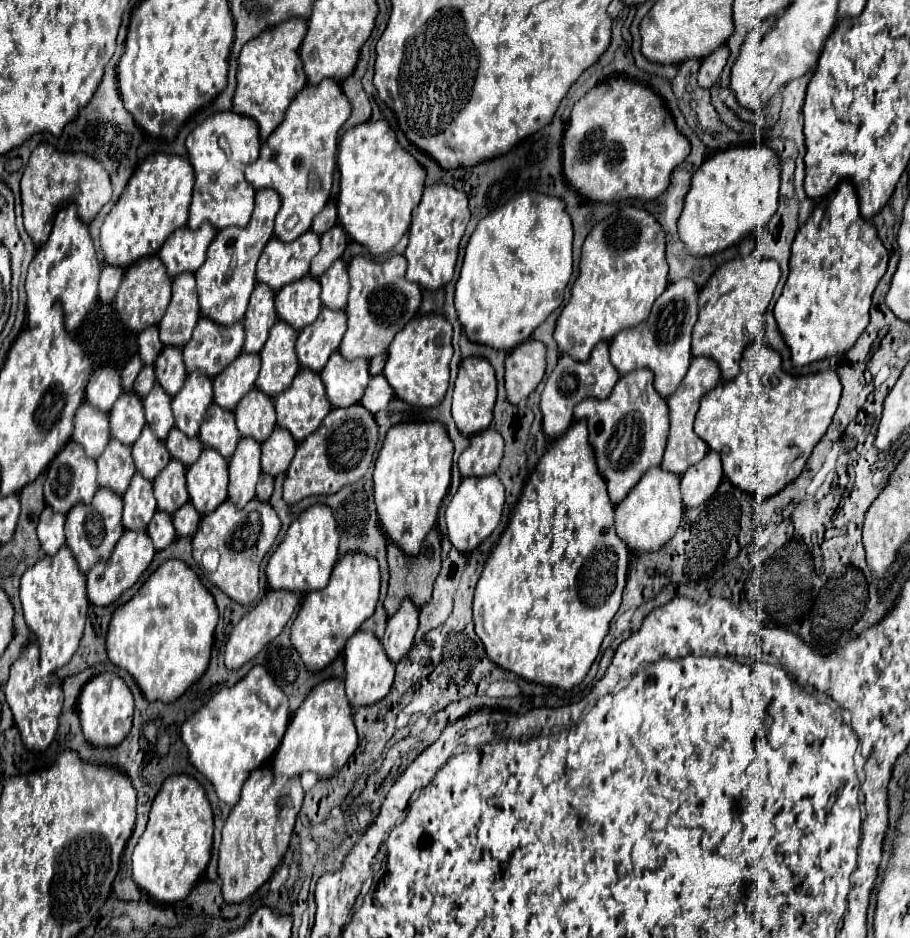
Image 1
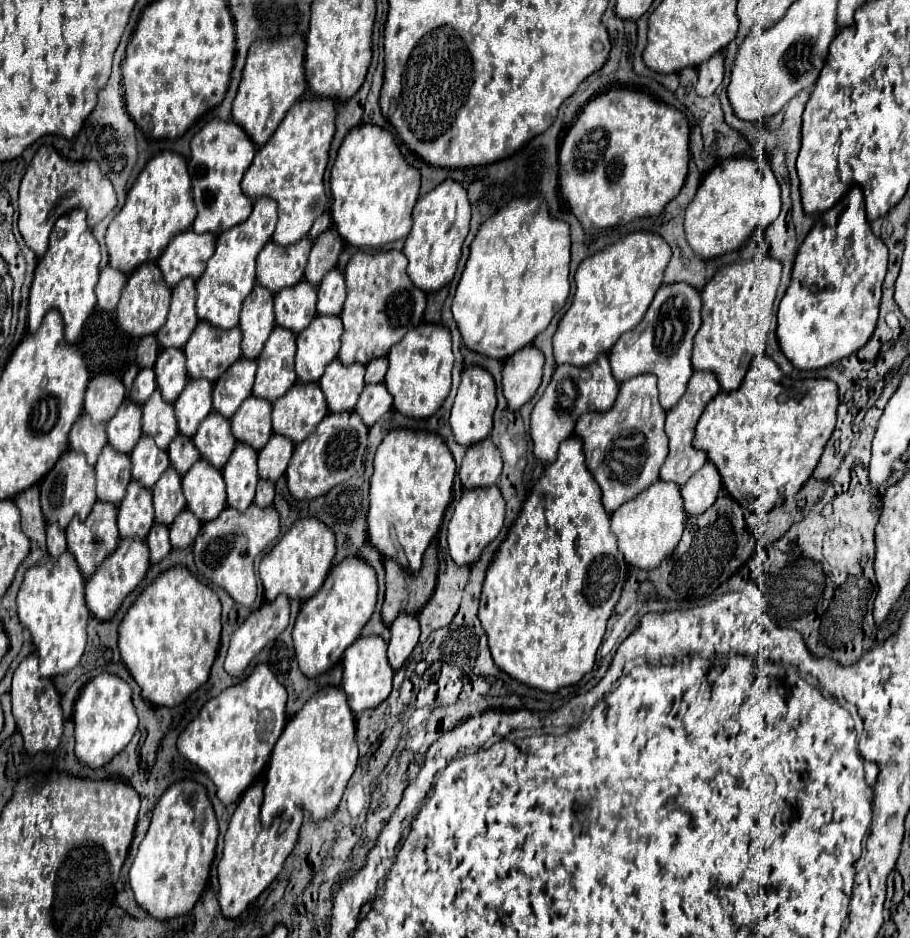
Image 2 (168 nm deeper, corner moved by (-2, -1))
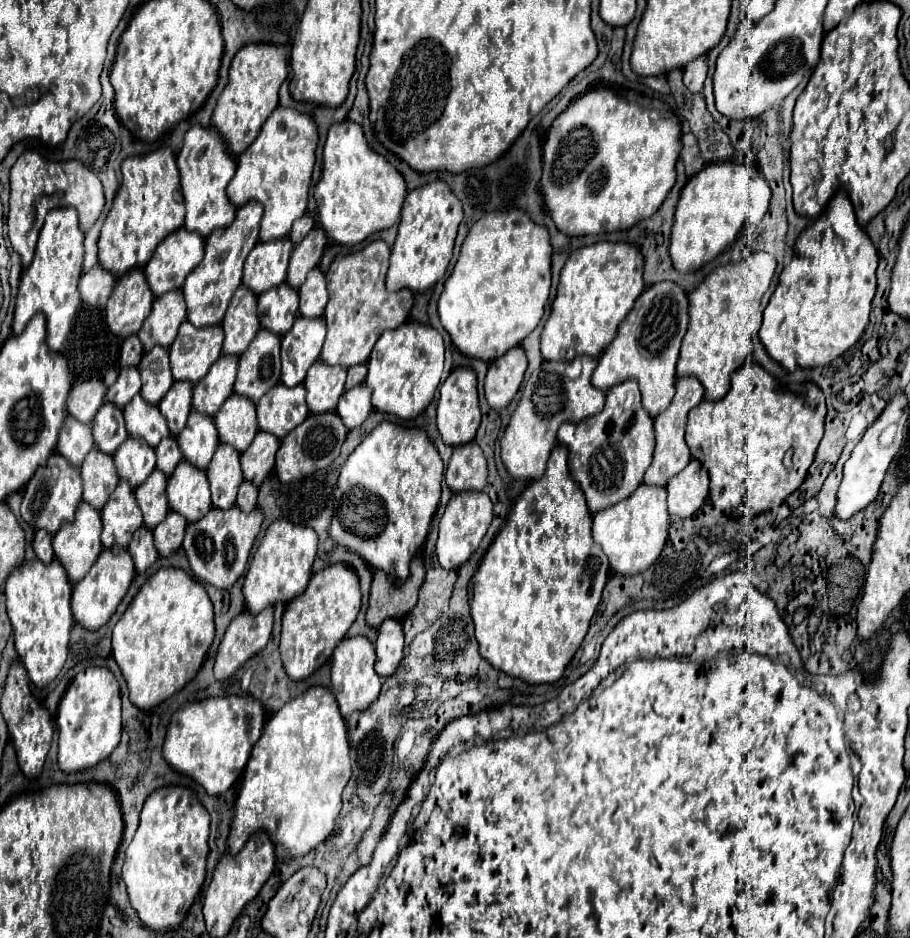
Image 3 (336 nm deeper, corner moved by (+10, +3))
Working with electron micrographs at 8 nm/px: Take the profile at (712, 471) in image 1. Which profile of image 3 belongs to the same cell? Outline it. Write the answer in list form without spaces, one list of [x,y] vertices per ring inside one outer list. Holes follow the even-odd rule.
[[[697,459],[677,473],[667,483],[667,507],[671,517],[691,517],[705,501],[709,493],[709,475]]]

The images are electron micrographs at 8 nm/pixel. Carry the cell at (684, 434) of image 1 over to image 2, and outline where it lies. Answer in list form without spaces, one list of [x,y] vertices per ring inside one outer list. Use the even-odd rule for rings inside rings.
[[[693,371],[693,377],[687,385],[685,395],[679,399],[679,403],[667,411],[667,421],[665,421],[665,433],[669,437],[669,455],[661,467],[661,479],[663,481],[673,481],[679,487],[689,481],[689,477],[701,469],[707,463],[707,453],[701,449],[693,449],[693,437],[695,437],[695,427],[697,421],[707,405],[709,399],[713,399],[719,393],[719,381],[715,373],[711,371]]]

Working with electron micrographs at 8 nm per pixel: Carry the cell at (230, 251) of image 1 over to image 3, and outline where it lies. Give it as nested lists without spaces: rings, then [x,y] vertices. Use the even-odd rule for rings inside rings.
[[[247,203],[237,209],[235,221],[227,229],[217,229],[205,239],[205,257],[193,273],[185,279],[183,295],[187,301],[187,321],[191,321],[197,327],[209,327],[219,325],[221,317],[225,315],[225,309],[229,305],[231,295],[241,285],[243,277],[243,263],[249,255],[249,251],[259,241],[259,221],[261,221],[261,205]]]

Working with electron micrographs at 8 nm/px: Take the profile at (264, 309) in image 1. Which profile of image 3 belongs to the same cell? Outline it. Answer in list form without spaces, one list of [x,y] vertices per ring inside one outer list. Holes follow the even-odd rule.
[[[241,285],[231,301],[229,309],[223,317],[223,331],[225,331],[225,341],[223,341],[223,353],[227,355],[241,355],[247,345],[253,341],[253,337],[259,331],[259,317],[257,317],[257,297],[251,289]]]

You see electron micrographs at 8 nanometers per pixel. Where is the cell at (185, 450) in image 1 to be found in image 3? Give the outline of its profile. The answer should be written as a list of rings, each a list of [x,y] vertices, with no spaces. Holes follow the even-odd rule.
[[[165,437],[157,447],[155,447],[155,455],[157,455],[157,469],[161,473],[165,473],[167,477],[175,471],[177,463],[183,459],[177,441],[173,437]]]

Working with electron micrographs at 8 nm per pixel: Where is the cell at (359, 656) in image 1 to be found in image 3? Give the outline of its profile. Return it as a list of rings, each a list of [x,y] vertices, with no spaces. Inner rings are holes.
[[[345,637],[331,657],[331,691],[339,703],[341,715],[349,715],[353,711],[365,711],[381,691],[381,679],[373,669],[375,663],[375,645],[367,637]]]

